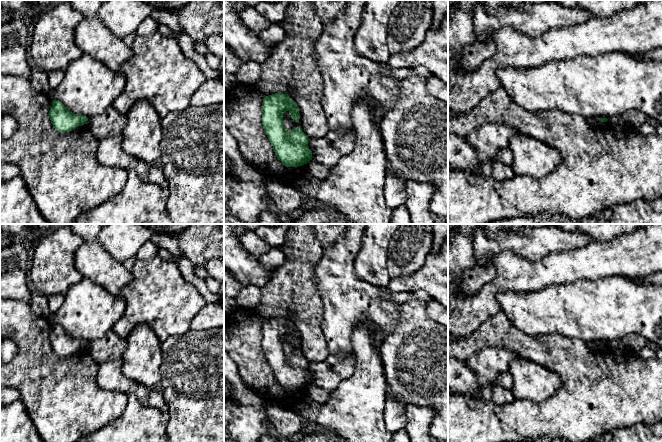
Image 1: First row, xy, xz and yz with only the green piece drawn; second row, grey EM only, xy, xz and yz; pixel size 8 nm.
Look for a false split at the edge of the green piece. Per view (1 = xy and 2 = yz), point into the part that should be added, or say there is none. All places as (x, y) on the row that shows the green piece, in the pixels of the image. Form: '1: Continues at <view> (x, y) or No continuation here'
1: No continuation here
2: No continuation here

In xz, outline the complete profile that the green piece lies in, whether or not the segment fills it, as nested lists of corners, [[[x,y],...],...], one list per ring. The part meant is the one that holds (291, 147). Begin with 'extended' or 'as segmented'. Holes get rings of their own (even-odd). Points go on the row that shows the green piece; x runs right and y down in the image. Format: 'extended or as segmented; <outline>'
as segmented; [[[275,93],[266,96],[262,103],[262,125],[281,163],[286,167],[299,167],[312,160],[308,146],[310,139],[301,126],[291,131],[285,129],[283,114],[286,111],[299,122],[299,108],[290,95]]]

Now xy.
as segmented; [[[59,100],[52,101],[49,117],[53,127],[60,133],[72,131],[88,121],[86,116],[68,111]]]

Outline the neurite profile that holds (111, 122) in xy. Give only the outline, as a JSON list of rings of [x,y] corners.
[[[111,106],[104,113],[88,118],[87,125],[99,140],[111,135],[121,136],[126,125],[126,116]]]

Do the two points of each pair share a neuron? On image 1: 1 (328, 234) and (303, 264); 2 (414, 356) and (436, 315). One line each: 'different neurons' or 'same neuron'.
1: different neurons
2: different neurons

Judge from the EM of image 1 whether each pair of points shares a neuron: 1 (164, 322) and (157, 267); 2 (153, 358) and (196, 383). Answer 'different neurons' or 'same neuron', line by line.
1: same neuron
2: different neurons

